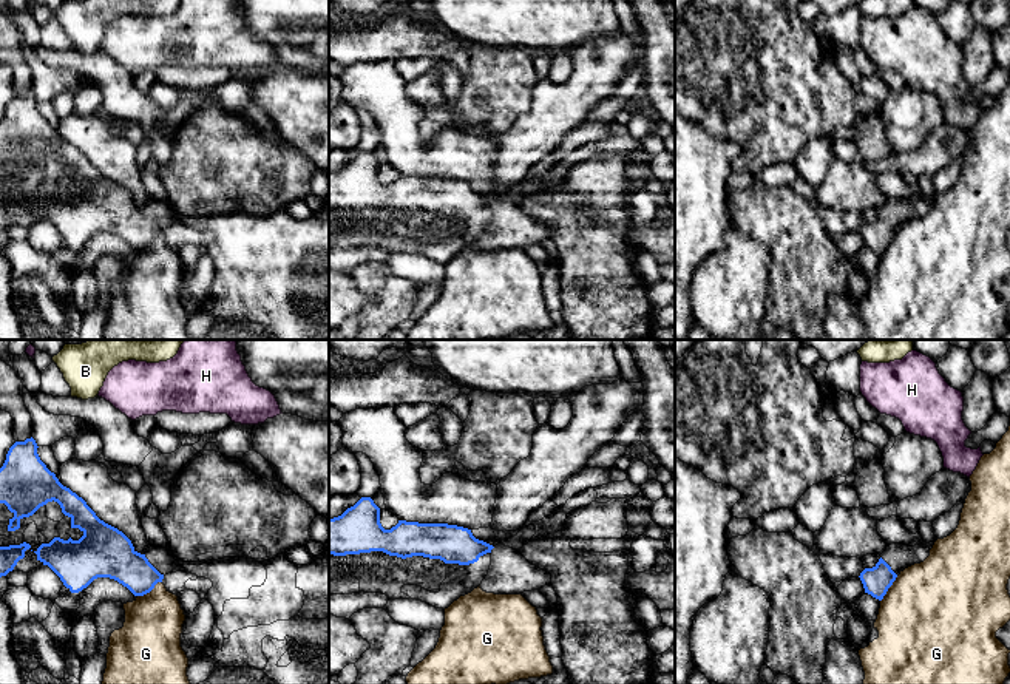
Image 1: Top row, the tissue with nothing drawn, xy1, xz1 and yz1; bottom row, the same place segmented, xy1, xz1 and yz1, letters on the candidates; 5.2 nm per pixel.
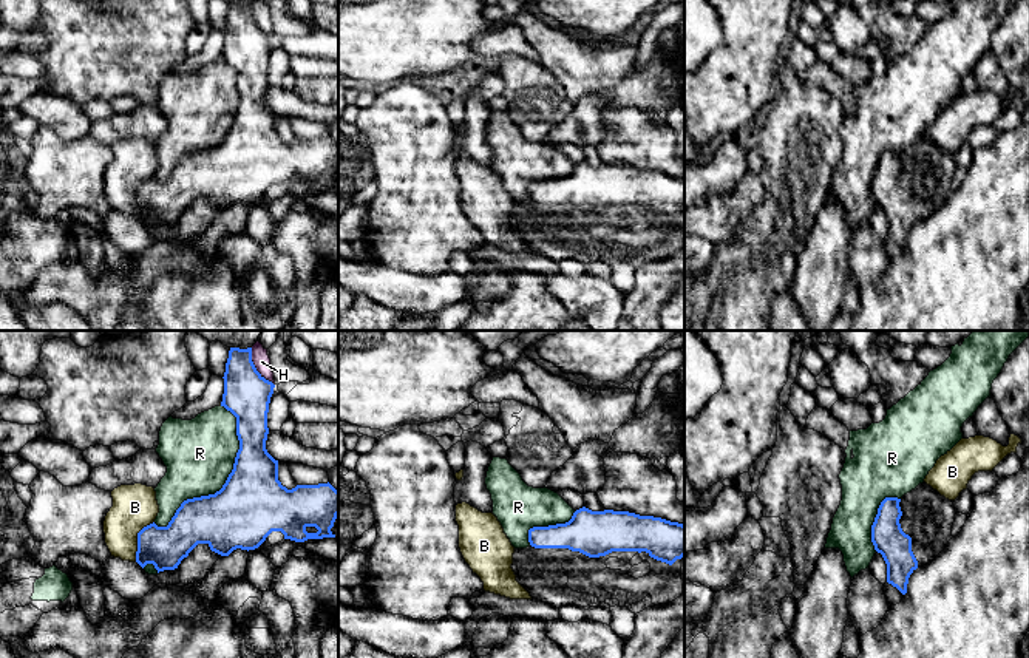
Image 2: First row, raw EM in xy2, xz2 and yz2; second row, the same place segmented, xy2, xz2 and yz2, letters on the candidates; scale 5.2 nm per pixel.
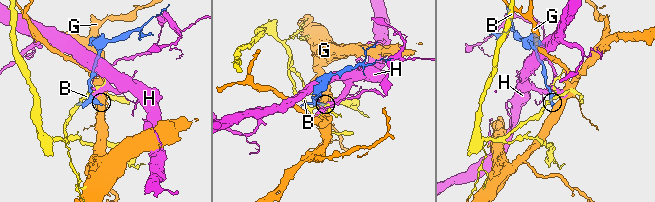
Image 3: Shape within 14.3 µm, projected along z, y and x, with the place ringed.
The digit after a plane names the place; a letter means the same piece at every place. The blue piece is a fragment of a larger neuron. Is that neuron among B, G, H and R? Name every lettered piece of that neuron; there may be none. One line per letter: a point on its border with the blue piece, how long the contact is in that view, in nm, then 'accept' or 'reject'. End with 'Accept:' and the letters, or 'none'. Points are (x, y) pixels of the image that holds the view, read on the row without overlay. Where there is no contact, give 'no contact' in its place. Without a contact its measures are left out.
B: contact xy2 (138, 193); length 240 nm; reject
G: contact xy1 (149, 246); length 150 nm; reject
H: contact xy2 (255, 22); length 240 nm; reject
R: contact xy2 (224, 138); length 700 nm; reject
Accept: none

